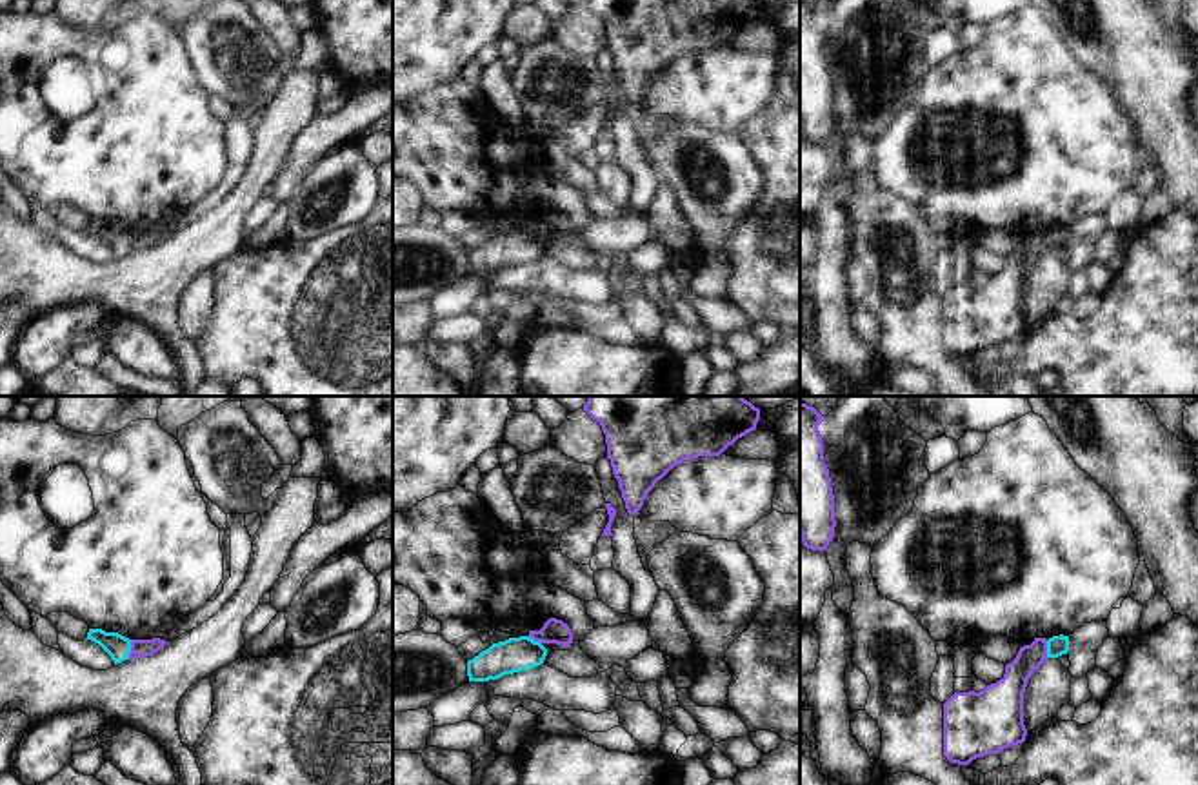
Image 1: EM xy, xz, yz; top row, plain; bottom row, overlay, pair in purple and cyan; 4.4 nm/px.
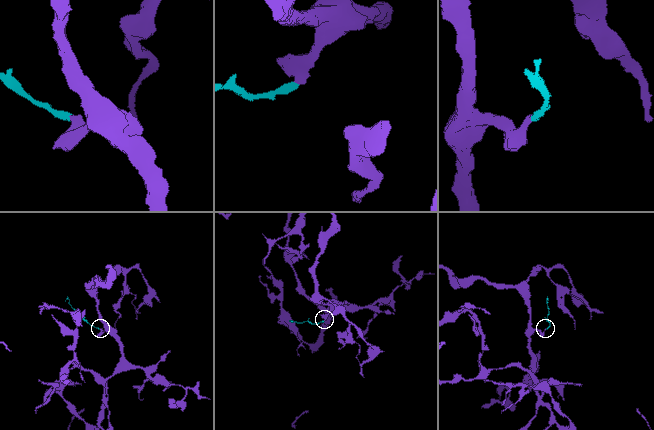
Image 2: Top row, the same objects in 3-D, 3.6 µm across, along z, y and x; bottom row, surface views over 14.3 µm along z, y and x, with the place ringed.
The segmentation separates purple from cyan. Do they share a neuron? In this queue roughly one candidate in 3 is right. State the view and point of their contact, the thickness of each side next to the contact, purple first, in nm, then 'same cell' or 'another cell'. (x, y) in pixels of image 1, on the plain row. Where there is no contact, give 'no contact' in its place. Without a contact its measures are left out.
contact xy (131, 242); calibres 80 and 110 nm; another cell

